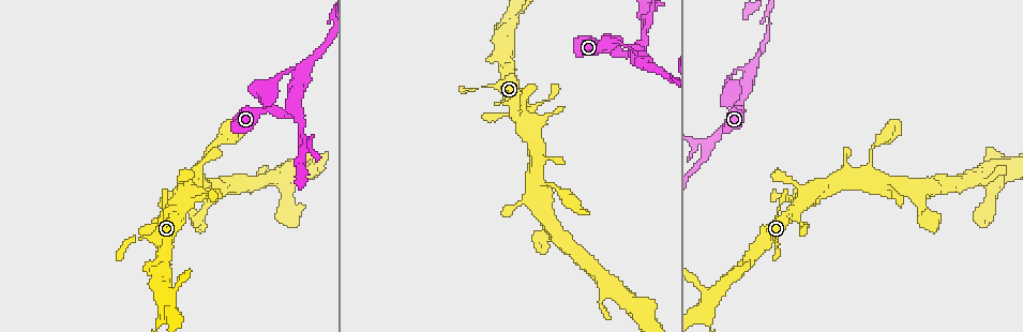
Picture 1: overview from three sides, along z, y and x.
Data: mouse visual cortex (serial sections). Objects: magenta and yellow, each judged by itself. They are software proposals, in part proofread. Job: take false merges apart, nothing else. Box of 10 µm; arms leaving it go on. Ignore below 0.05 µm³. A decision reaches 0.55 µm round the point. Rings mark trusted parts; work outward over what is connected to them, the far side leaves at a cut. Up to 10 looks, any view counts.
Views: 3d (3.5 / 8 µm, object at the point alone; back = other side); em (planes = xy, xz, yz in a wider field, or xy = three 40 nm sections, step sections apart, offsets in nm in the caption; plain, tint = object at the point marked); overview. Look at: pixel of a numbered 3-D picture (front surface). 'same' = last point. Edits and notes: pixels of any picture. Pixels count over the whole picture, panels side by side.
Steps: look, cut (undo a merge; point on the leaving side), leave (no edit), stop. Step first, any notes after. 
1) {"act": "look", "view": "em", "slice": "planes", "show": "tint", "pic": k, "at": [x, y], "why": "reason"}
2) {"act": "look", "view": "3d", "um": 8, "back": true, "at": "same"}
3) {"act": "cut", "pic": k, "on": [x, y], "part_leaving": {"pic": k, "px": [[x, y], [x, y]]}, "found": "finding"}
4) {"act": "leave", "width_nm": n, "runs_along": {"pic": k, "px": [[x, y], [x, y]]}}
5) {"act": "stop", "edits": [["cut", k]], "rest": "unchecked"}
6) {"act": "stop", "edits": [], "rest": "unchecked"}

{"act": "look", "view": "3d", "um": 3.5, "back": true, "pic": 1, "at": [303, 142], "why": "two arms in line, one across"}

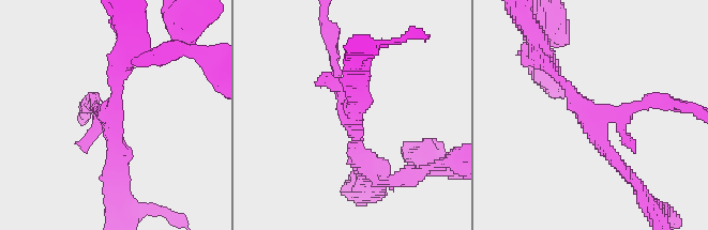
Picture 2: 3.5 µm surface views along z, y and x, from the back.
{"act": "look", "view": "em", "slice": "xy", "step": 5, "show": "tint", "pic": 2, "at": [583, 113]}

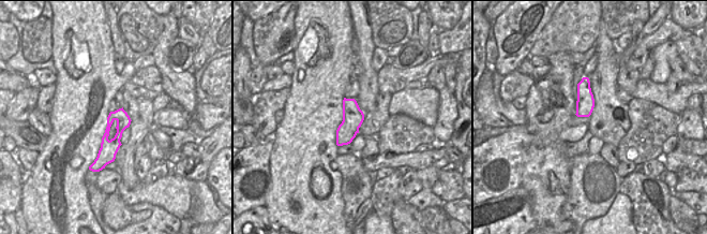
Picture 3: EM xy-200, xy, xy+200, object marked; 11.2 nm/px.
{"act": "look", "view": "em", "slice": "xy", "step": 1, "show": "tint", "at": "same"}

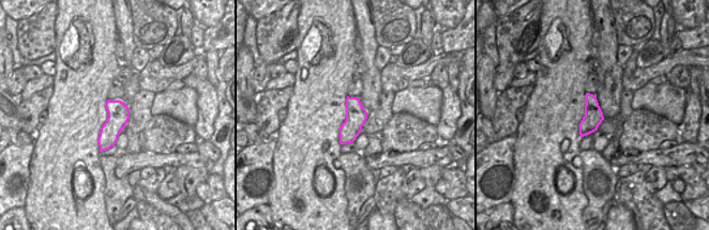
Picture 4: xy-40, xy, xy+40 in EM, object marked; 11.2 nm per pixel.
{"act": "leave", "runs_along": {"pic": 2, "px": [[540, 59], [628, 174]]}, "found": "all the same cell"}

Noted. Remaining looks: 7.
{"act": "look", "view": "3d", "um": 3.5, "pic": 1, "at": [709, 298], "why": "four-way junction"}

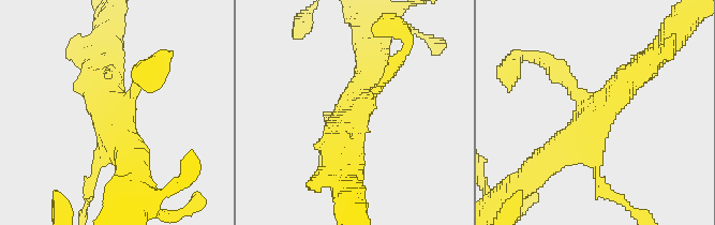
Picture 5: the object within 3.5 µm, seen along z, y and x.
{"act": "look", "view": "em", "slice": "xy", "step": 2, "show": "plain", "pic": 5, "at": [114, 114], "arms": 4, "arm_widths_nm": [150, 150, 400, 400]}

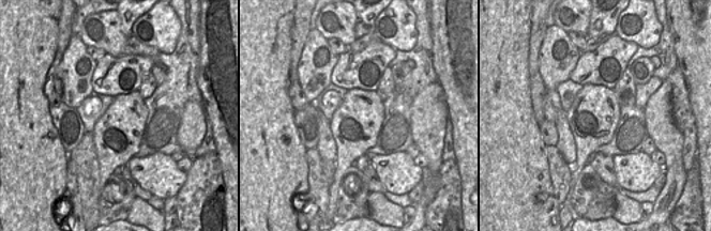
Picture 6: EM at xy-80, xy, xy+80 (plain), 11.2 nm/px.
{"act": "look", "view": "em", "slice": "xy", "step": 2, "show": "tint", "at": "same"}

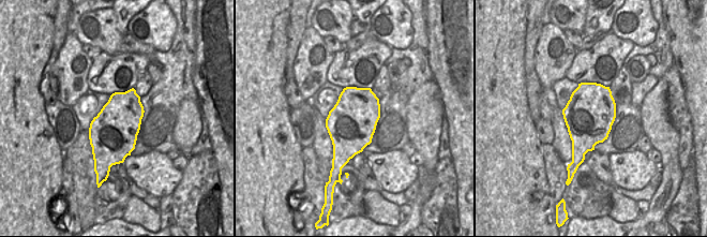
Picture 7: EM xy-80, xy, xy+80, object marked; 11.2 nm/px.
{"act": "leave", "runs_along": {"pic": 5, "px": [[649, 60], [580, 136], [547, 159]]}, "found": "all the same cell"}

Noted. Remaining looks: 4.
{"act": "look", "view": "3d", "um": 3.5, "back": true, "pic": 1, "at": [535, 183], "why": "a narrow waist"}

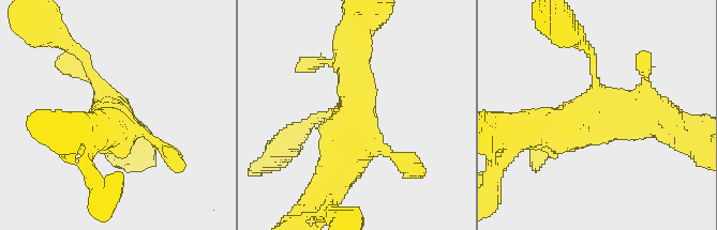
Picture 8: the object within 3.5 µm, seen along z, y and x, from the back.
{"act": "look", "view": "em", "slice": "xy", "step": 2, "show": "tint", "pic": 8, "at": [355, 107], "arms": 4, "arm_widths_nm": [150, 150, 450, 600]}

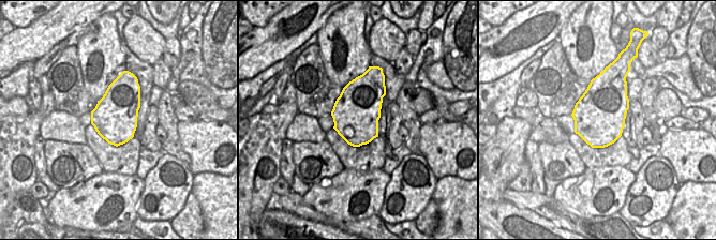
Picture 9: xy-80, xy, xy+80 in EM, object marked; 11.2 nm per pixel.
{"act": "leave", "width_nm": 550, "runs_along": {"pic": 8, "px": [[354, 41], [354, 123], [341, 172]]}, "found": "continuous, no second cell"}

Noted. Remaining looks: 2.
{"act": "look", "view": "3d", "um": 3.5, "back": true, "pic": 1, "at": [644, 308]}

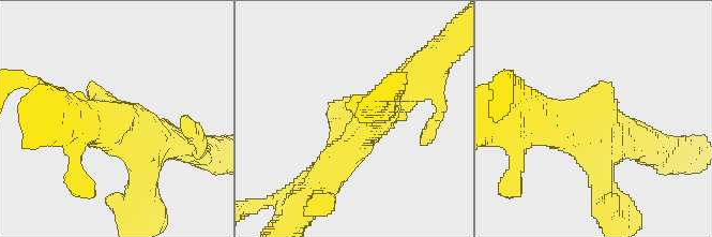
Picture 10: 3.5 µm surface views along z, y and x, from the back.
{"act": "look", "view": "em", "slice": "planes", "show": "tint", "pic": 10, "at": [352, 120], "arm_widths_nm": [500, 500]}

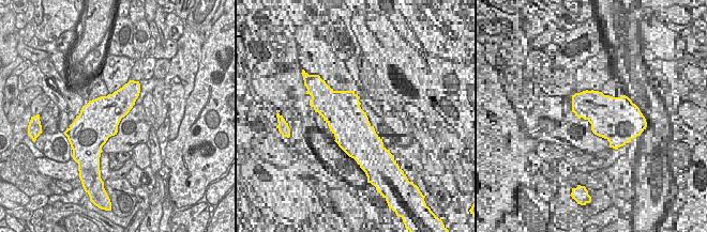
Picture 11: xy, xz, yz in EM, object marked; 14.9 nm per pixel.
{"act": "leave", "runs_along": {"pic": 10, "px": [[163, 142], [130, 128], [90, 85]]}, "found": "all the same cell"}

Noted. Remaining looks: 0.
{"act": "stop", "edits": [], "rest": "unchecked"}

